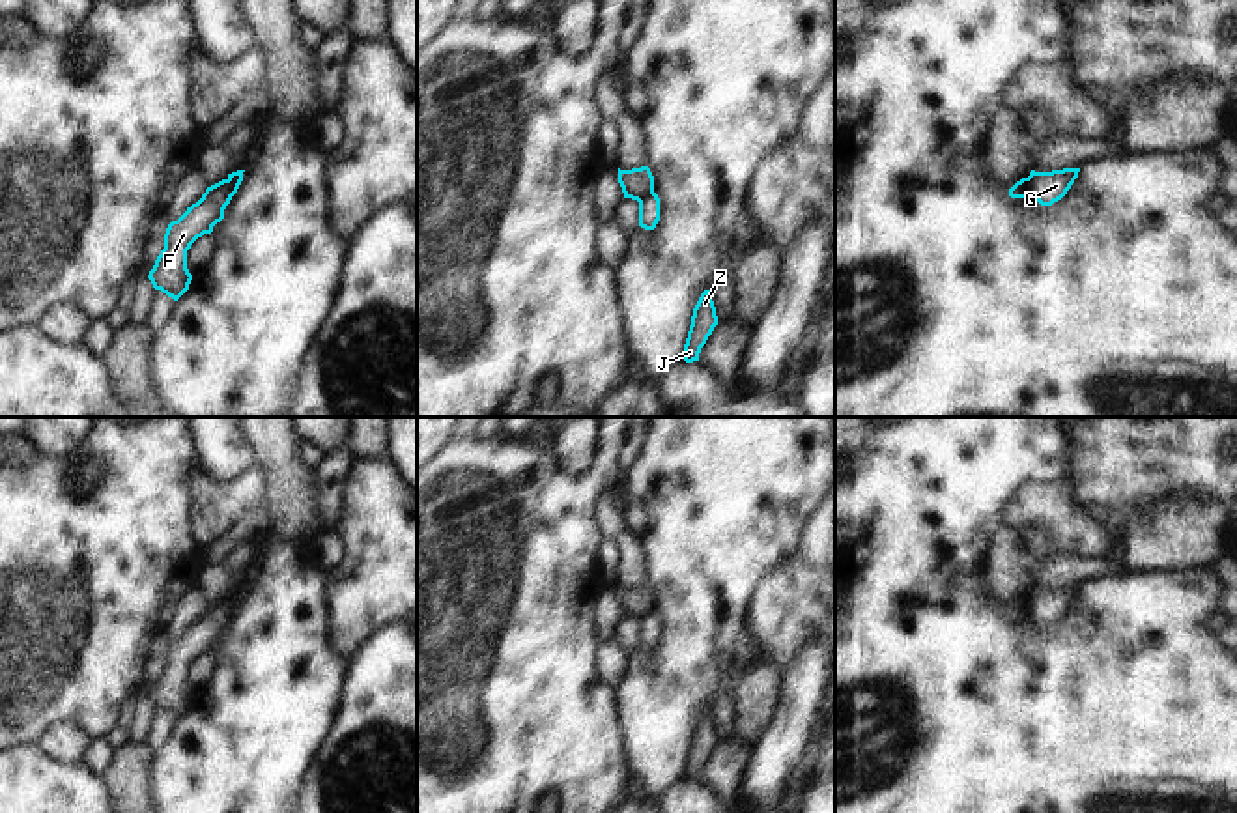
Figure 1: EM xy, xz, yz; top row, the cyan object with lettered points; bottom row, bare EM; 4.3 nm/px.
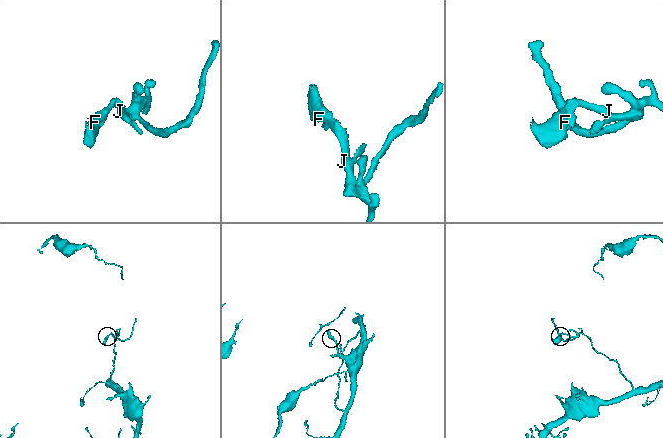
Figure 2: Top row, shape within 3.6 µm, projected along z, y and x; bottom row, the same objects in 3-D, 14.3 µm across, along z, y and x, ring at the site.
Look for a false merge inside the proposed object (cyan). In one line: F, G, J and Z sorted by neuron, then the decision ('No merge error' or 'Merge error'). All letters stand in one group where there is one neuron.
Groups: F / G J Z. Merge error

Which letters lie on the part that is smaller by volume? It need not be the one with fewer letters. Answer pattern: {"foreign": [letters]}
{"foreign": ["F"]}

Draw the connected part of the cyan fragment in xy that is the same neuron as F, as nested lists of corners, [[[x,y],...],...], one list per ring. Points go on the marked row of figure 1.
[[[222,179],[207,187],[196,204],[168,224],[164,249],[148,275],[155,290],[161,290],[174,301],[189,290],[192,275],[187,269],[187,250],[198,237],[213,232],[230,200],[232,191],[228,179]]]

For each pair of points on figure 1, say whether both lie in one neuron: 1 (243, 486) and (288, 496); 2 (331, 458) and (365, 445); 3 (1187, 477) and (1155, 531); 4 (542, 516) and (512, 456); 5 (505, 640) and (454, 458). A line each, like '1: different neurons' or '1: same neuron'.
1: different neurons
2: different neurons
3: different neurons
4: same neuron
5: same neuron

